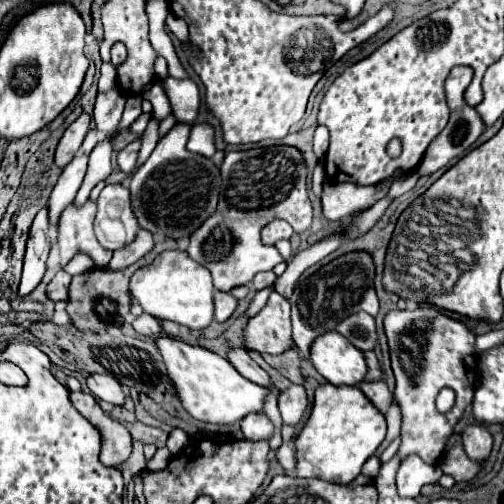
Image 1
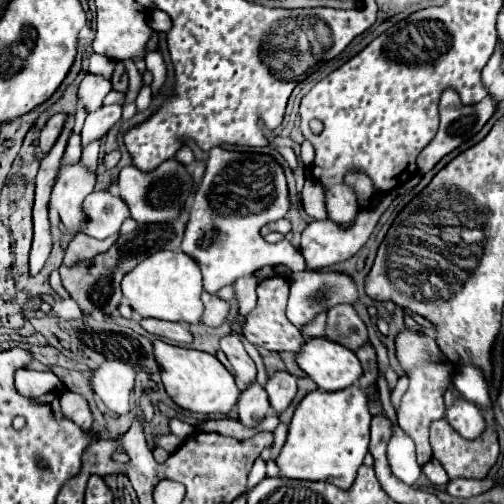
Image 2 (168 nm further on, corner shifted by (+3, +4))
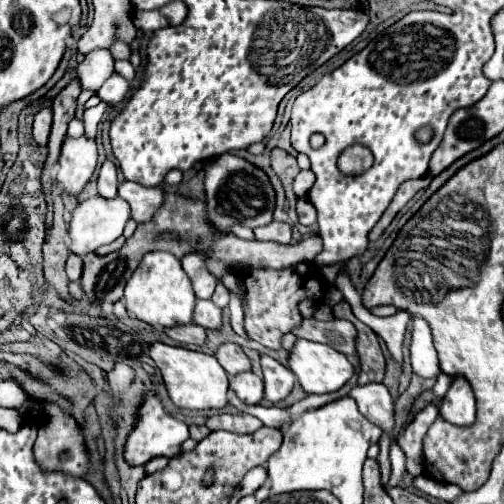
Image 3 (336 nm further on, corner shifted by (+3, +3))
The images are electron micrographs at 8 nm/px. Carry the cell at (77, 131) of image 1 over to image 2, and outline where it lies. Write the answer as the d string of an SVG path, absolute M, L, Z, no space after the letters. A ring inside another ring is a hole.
M54 114L54 116L46 122L44 130L40 132L40 148L42 148L44 154L48 154L48 152L52 150L52 144L56 144L56 140L58 140L62 128L64 128L64 120L66 120L66 118L68 118L66 114Z

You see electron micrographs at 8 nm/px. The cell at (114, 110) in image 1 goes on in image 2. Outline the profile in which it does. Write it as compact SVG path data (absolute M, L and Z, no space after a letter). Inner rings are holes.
M86 74L86 78L82 80L82 84L78 88L78 98L80 98L82 106L86 108L86 112L94 112L94 110L102 108L102 102L110 90L112 90L110 80Z

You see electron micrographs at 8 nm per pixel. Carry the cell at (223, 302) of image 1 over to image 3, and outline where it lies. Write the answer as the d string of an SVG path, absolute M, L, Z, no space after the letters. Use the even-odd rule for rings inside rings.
M198 301L194 309L194 323L204 329L220 329L222 311L212 301Z

